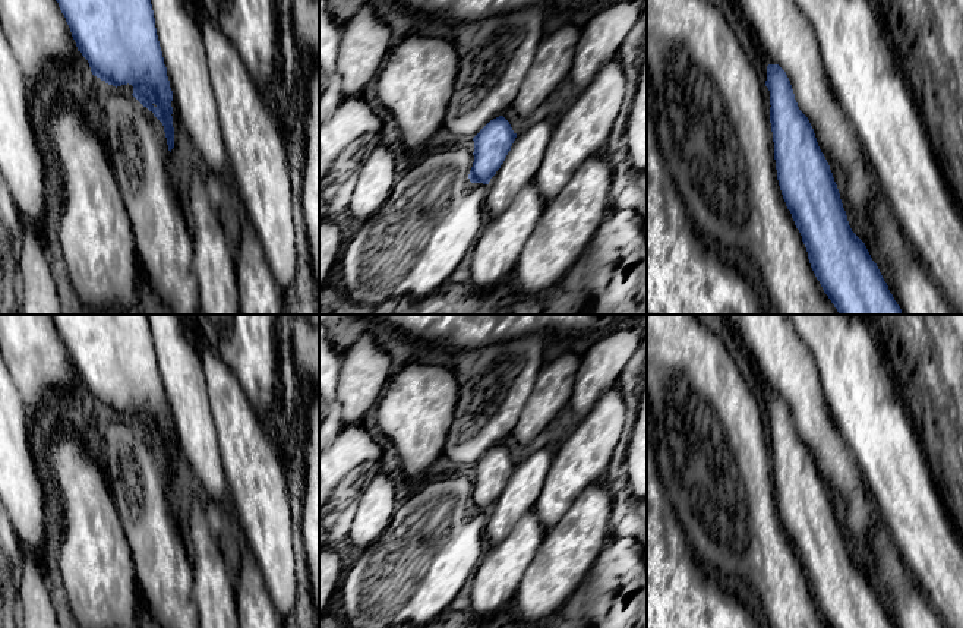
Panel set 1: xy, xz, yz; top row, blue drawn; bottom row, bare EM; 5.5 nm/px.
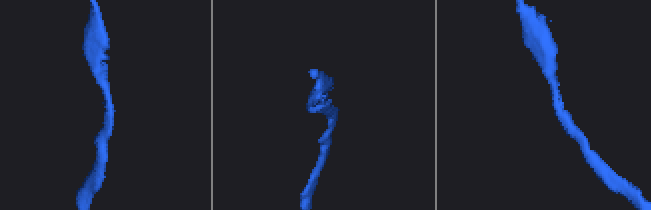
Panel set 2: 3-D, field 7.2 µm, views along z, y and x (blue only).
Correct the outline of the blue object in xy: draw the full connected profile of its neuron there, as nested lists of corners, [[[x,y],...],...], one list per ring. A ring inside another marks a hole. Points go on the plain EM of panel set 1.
[[[148,315],[51,316],[92,403],[116,416],[132,413],[132,423],[162,451],[171,480],[173,419]]]

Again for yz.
[[[767,394],[770,451],[777,508],[808,580],[811,596],[830,628],[894,628],[865,571],[852,559],[830,493],[808,445],[799,438],[786,400]]]

